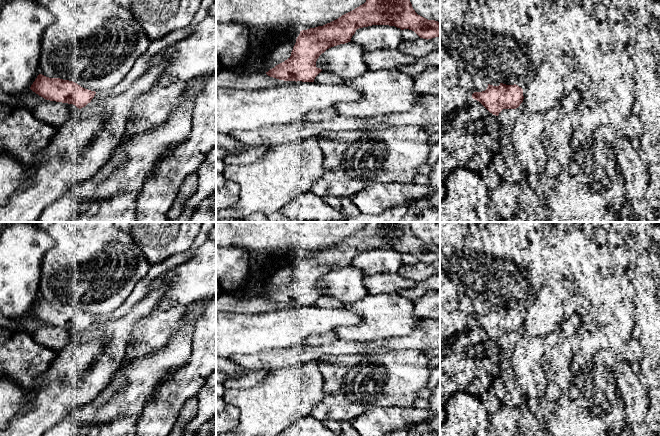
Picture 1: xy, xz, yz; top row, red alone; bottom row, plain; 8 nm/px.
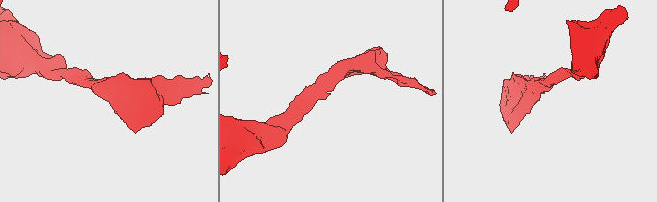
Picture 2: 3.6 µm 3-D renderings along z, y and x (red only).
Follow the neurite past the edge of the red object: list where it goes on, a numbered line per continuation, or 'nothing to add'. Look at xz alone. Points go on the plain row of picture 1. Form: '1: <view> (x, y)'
nothing to add

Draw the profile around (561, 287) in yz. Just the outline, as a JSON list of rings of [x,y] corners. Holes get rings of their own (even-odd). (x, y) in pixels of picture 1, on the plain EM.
[[[563,274],[547,275],[543,285],[550,289],[552,297],[560,305],[562,305],[573,292],[579,292],[572,282]]]

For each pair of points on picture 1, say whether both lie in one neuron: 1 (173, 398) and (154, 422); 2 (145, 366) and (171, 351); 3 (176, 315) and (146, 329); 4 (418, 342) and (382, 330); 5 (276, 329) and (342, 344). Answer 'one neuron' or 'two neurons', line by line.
1: one neuron
2: one neuron
3: one neuron
4: two neurons
5: two neurons

